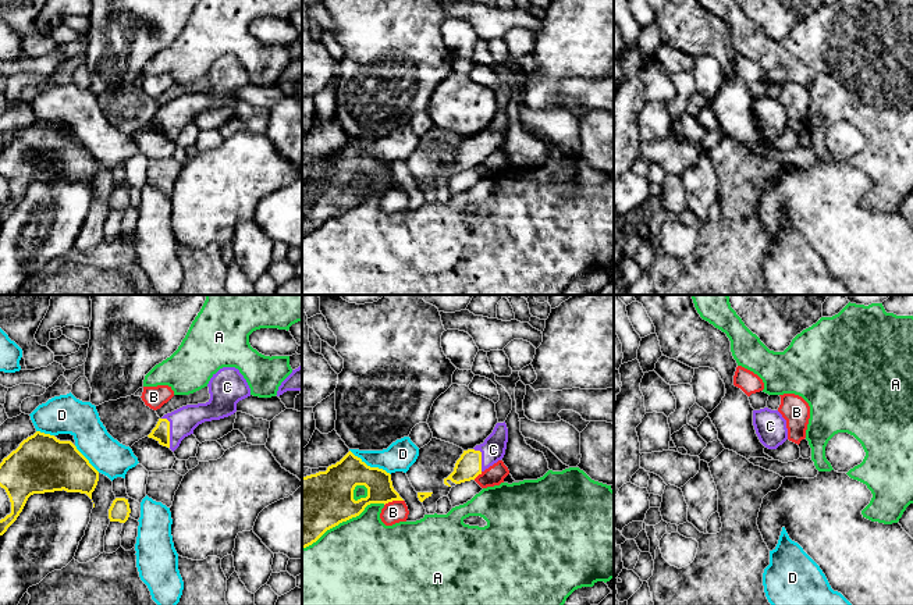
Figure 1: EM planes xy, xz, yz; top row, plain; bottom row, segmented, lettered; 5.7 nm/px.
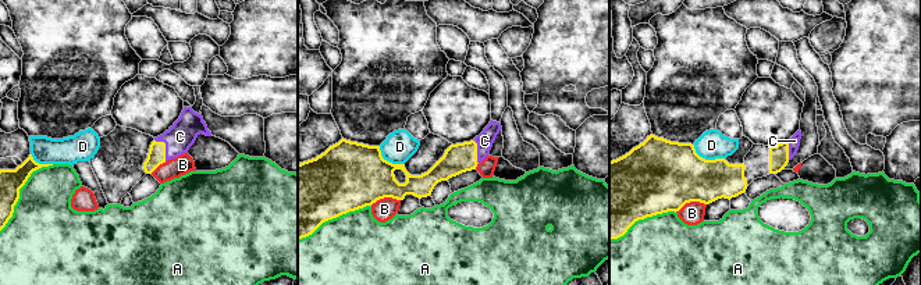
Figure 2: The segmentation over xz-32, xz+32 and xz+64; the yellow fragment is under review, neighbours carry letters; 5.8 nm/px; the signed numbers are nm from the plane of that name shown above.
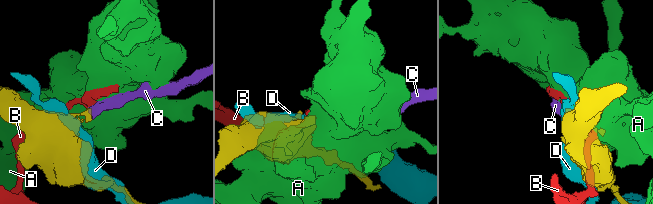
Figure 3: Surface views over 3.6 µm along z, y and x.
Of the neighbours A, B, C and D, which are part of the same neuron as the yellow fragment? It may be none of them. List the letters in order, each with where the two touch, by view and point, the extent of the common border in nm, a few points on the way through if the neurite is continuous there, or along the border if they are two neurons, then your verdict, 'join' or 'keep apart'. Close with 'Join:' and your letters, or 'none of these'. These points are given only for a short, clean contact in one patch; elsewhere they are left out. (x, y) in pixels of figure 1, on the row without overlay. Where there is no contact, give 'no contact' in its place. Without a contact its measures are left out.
A: contact xz (343, 209); length 550 nm; keep apart
B: contact xz (393, 188); length 120 nm; keep apart
C: contact xy (169, 120); length 180 nm; way xy (160, 121), (169, 120), (183, 110); join
D: contact xz (369, 155); length 280 nm; keep apart
Join: C

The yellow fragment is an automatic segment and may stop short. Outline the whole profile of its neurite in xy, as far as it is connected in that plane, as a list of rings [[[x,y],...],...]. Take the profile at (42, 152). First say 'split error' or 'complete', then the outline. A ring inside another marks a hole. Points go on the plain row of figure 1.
complete | [[[36,120],[0,152],[0,175],[11,191],[11,202],[0,209],[0,224],[17,209],[31,184],[64,178],[86,182],[92,188],[97,170],[99,160],[71,129],[60,129],[54,124]]]

